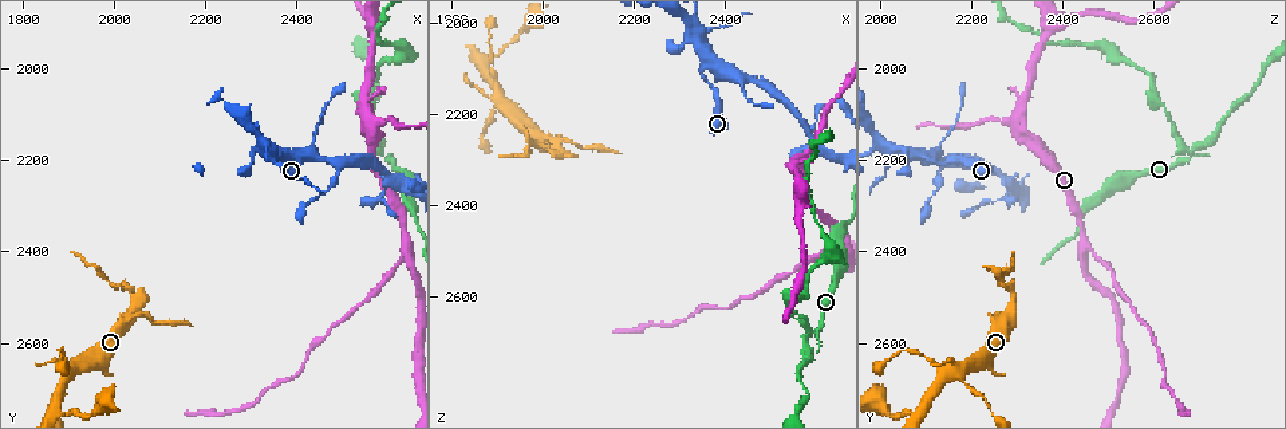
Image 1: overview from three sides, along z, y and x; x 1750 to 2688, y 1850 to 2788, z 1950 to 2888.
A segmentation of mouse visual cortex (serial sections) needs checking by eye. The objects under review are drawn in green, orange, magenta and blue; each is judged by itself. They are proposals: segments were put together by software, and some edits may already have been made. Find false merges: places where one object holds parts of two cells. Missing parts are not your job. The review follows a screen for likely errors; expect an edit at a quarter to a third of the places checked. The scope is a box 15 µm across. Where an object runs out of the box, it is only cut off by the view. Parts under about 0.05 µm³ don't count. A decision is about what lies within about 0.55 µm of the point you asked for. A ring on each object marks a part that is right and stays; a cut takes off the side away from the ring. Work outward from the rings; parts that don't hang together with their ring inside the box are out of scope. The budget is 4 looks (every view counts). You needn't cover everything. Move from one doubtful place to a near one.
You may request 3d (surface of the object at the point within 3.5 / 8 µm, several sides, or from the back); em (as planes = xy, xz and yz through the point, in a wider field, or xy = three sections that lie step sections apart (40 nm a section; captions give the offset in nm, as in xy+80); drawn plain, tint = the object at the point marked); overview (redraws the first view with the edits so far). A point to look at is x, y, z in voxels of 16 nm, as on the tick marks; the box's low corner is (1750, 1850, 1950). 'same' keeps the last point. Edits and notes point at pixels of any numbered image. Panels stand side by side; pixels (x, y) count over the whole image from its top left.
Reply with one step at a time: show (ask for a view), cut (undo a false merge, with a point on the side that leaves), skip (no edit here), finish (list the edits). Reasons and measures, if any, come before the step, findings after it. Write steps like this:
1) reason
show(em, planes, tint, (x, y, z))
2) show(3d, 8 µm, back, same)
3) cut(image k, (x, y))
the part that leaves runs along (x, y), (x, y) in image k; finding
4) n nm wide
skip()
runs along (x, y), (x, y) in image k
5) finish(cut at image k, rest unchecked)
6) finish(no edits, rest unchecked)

three arms meet
show(3d, 3.5 µm, back, (2565, 2145, 2305))

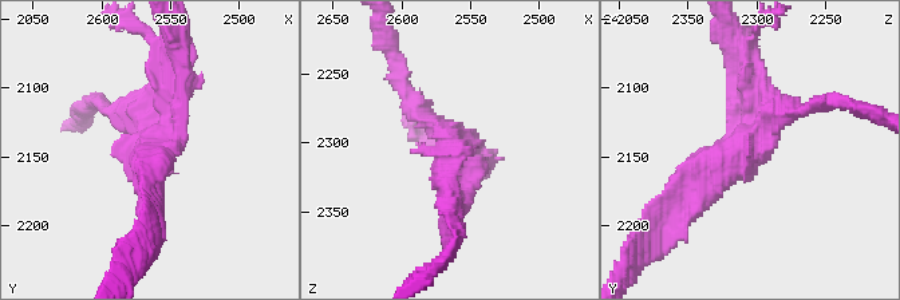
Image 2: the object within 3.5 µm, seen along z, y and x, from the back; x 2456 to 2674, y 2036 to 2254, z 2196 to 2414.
3 arms; arms of 250, 300, 300 nm; need the tissue
show(em, xy, step 3, tint, (2562, 2140, 2306))

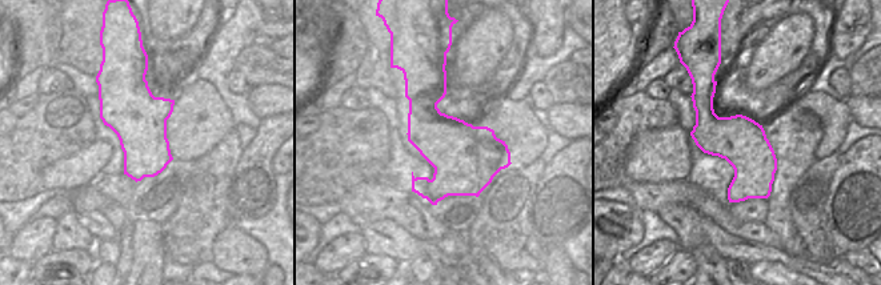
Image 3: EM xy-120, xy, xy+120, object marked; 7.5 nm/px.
skip()
runs along (686, 200), (754, 126), (745, 55) in image 2; one cell here

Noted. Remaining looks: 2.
abrupt turn
show(3d, 3.5 µm, (2365, 2185, 2095))

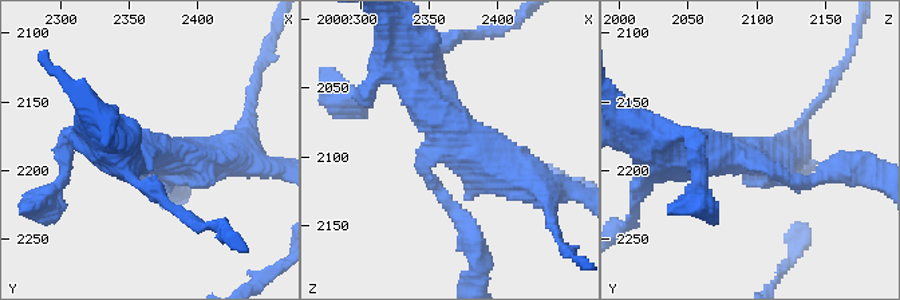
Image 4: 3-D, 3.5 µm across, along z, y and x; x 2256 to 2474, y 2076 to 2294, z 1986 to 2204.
3 arms; arms of 150, 450, 500 nm; need the tissue
show(em, xy, step 2, tint, (2360, 2192, 2094))

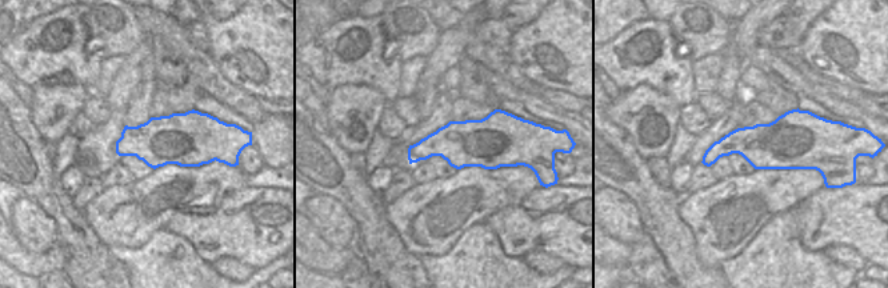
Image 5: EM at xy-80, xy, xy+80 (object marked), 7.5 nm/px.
skip()
continuous, no second cell

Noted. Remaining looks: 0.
finish(no edits, rest unchecked)

